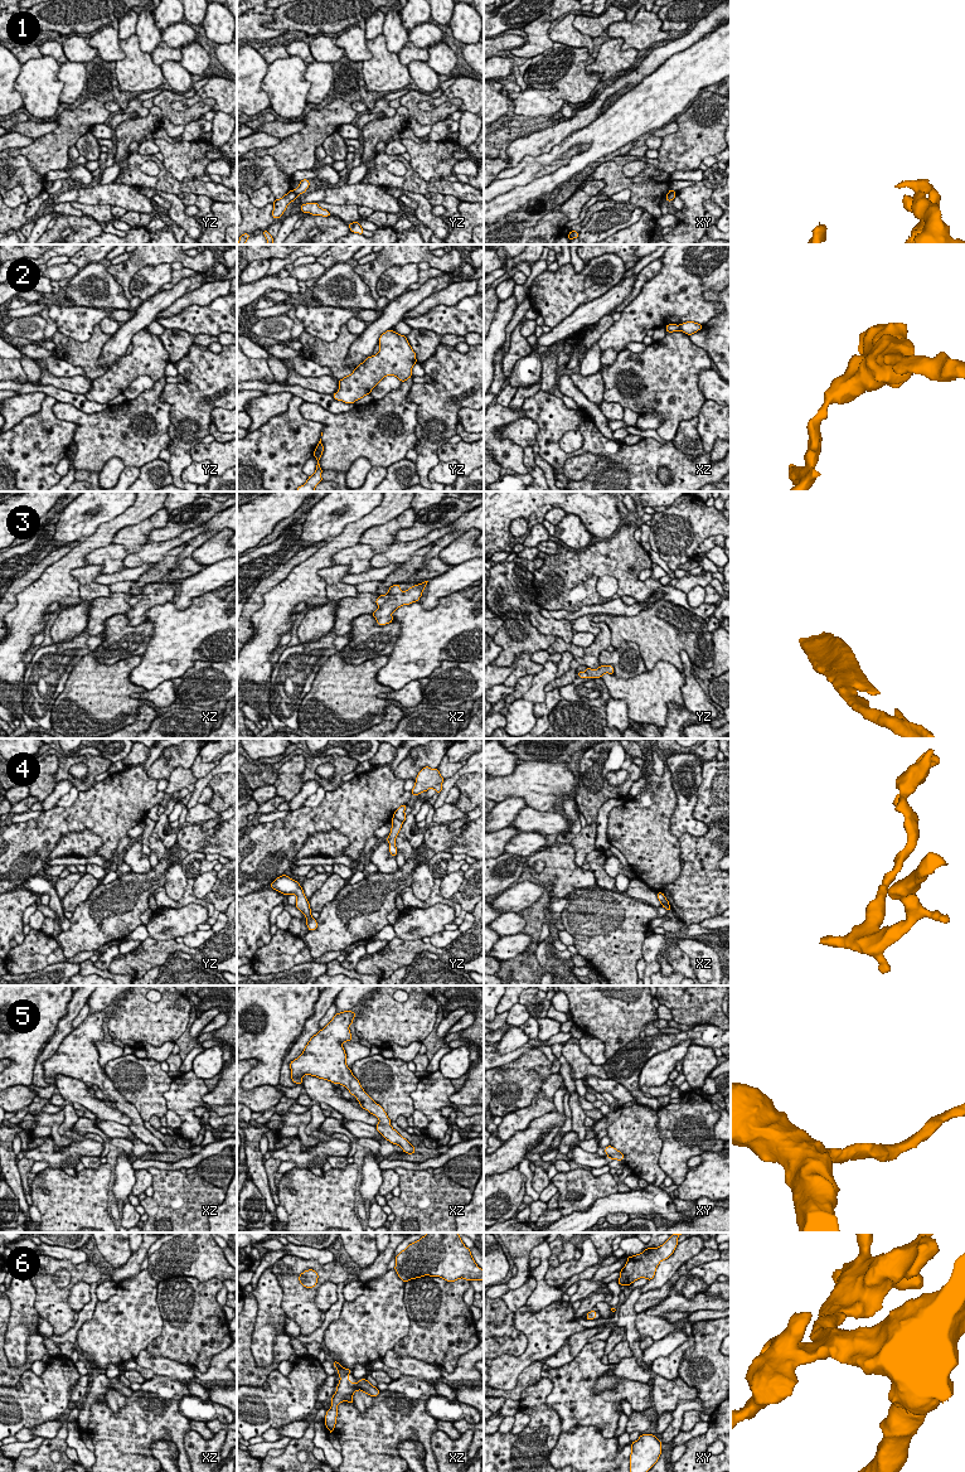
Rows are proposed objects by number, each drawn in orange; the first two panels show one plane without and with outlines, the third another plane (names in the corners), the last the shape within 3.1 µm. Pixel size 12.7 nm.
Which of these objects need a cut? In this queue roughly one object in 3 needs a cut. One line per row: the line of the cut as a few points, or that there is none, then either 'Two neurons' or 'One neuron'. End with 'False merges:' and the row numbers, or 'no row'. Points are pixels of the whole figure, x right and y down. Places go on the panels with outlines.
1: Split along yz (292, 190), (297, 195). Two neurons
2: Split along xz (678, 325), (679, 329). Two neurons
3: No split. One neuron
4: Split along yz (393, 817), (402, 822). Two neurons
5: No split. One neuron
6: No split. One neuron
False merges: 1, 2, 4

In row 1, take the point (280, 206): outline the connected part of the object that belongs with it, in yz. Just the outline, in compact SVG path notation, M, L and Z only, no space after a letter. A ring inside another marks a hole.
M290 190L287 194L285 194L281 199L275 199L272 217L275 219L280 218L283 212L286 210L287 205L294 202L299 195L295 194L294 190Z

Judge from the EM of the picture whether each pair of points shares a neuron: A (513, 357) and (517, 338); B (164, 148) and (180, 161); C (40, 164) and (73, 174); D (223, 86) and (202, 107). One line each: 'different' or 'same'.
A: same
B: same
C: different
D: different

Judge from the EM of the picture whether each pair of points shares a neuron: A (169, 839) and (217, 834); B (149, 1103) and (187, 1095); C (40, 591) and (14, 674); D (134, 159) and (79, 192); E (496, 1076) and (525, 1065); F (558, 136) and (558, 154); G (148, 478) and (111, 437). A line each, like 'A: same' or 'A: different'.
A: same
B: different
C: same
D: different
E: same
F: different
G: different

